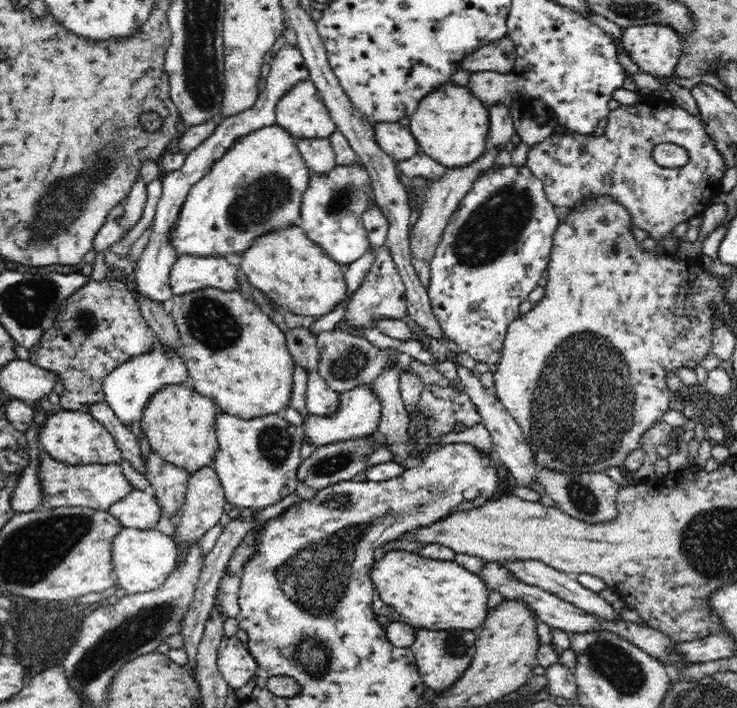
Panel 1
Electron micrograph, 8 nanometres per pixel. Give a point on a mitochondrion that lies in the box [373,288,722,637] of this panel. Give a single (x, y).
(584, 398)

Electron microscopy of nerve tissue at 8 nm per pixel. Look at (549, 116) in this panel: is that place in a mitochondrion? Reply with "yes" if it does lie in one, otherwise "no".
no

